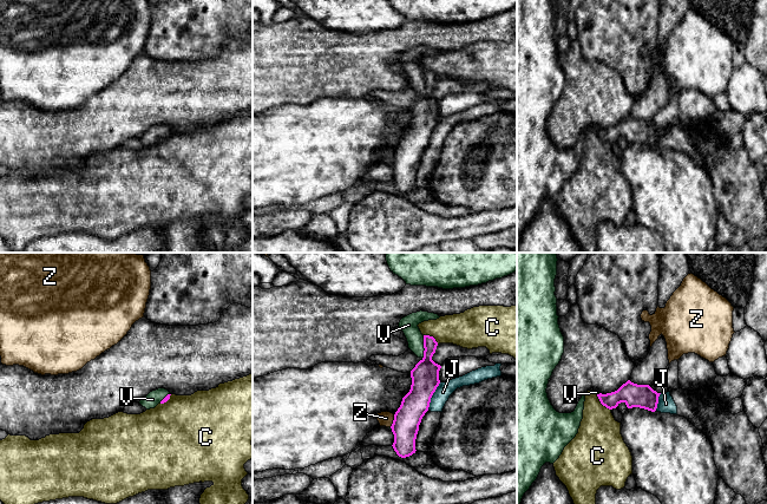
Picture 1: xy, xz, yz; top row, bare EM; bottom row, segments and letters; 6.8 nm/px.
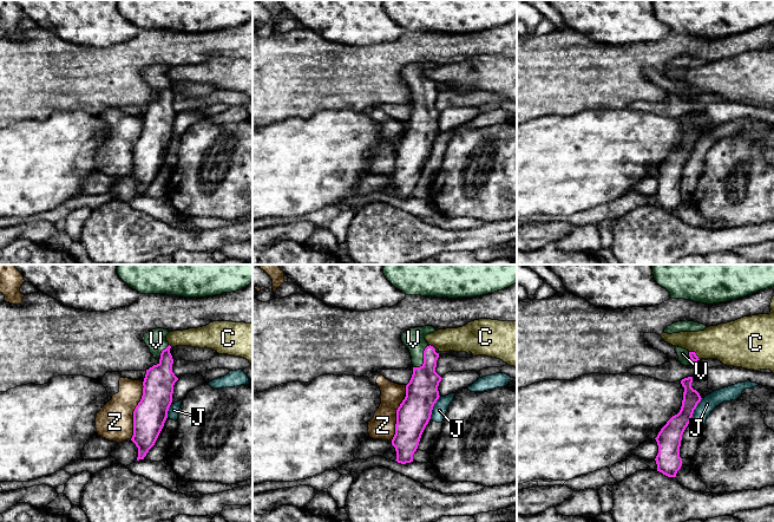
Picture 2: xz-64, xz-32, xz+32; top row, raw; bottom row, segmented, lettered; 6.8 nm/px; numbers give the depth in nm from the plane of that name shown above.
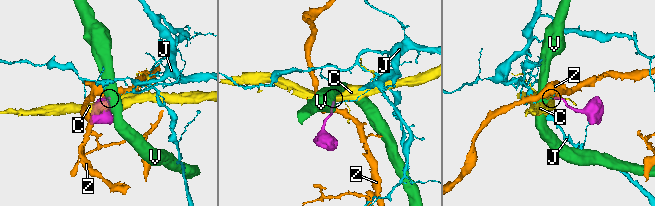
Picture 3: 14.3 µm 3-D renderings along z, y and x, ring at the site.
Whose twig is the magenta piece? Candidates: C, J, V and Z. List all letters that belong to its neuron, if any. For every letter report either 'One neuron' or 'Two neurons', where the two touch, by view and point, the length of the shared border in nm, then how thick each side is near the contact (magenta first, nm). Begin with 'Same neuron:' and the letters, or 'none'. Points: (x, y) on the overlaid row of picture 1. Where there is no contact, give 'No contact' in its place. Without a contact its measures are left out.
Same neuron: V
C: Two neurons. Touches magenta at yz (602, 404). Shared border 150 nm. Thickness 160 nm (magenta) against 300 nm
J: Two neurons. Touches magenta at xz (431, 397). Shared border 220 nm. Thickness 190 nm (magenta) against 110 nm
V: One neuron. Touches magenta at xz (424, 347). Shared border 160 nm. Thickness 190 nm (magenta) against 120 nm
Z: Two neurons. Touches magenta at xz (393, 420). Shared border 90 nm. Thickness 180 nm (magenta) against 100 nm

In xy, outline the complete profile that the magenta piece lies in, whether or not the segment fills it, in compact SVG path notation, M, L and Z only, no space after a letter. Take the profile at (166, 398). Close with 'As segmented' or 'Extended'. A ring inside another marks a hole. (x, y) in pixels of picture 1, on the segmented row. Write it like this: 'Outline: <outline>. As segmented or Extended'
Outline: M158 388L150 392L139 404L146 410L155 408L159 402L164 404L170 399L170 392L165 388Z. Extended

